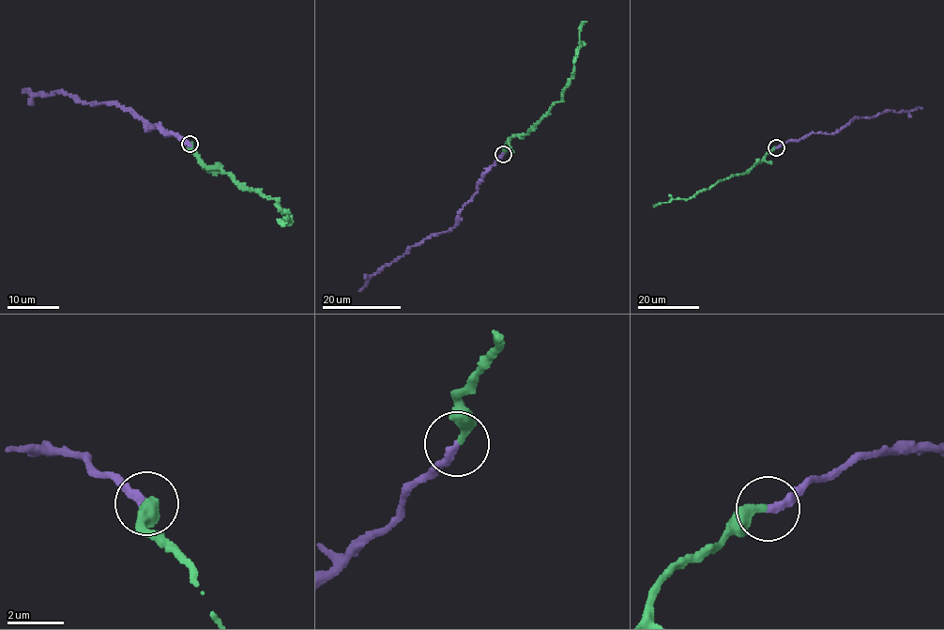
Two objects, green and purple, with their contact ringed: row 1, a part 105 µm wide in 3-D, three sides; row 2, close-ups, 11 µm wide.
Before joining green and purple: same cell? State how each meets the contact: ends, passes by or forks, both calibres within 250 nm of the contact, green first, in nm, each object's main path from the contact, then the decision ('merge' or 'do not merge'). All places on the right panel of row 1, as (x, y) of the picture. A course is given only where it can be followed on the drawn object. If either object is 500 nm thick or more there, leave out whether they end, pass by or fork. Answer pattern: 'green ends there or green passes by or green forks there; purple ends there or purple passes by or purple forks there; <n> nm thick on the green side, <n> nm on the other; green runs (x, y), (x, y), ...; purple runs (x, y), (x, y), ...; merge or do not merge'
green ends there; purple ends there; 360 nm thick on the green side, 260 nm on the other; green runs (776, 146), (745, 173), (720, 180), (692, 197), (652, 206); purple runs (776, 147), (813, 132), (832, 133), (855, 117), (872, 117), (887, 111), (909, 112), (918, 107), (922, 109); merge

